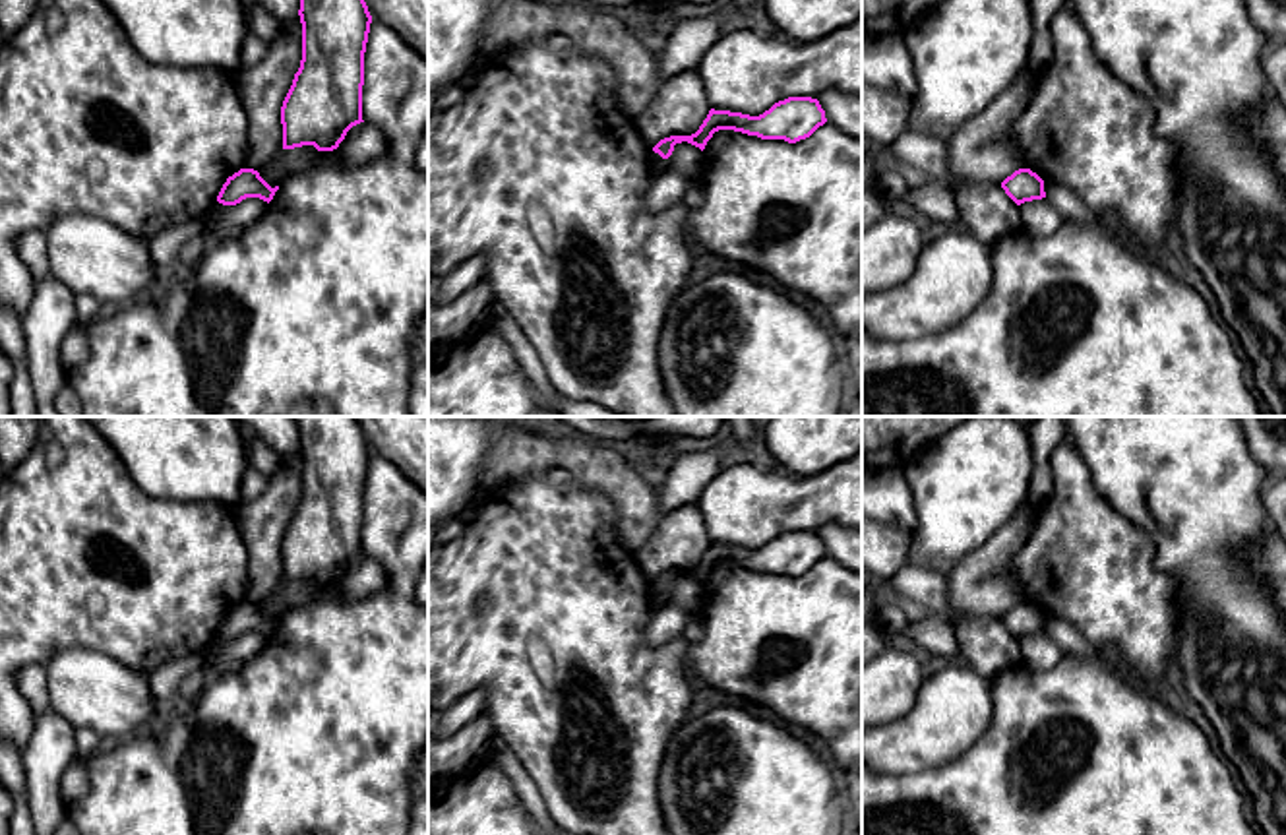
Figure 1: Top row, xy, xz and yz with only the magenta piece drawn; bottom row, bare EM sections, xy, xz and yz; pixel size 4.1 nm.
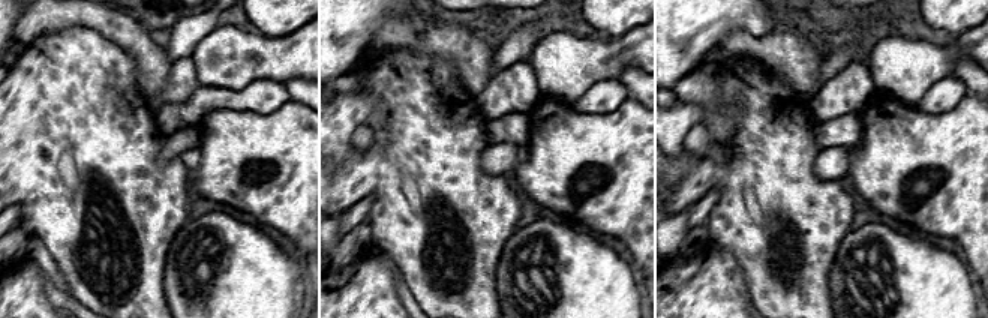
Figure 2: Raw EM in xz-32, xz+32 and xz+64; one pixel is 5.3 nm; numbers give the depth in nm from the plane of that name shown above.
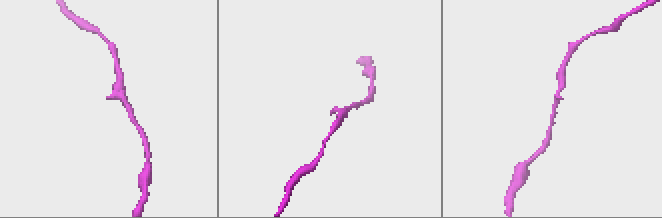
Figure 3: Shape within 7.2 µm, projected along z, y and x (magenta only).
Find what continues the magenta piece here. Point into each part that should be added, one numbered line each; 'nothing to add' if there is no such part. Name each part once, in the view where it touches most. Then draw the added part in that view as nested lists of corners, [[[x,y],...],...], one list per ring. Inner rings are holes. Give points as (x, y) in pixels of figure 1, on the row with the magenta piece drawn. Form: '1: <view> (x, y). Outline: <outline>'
nothing to add

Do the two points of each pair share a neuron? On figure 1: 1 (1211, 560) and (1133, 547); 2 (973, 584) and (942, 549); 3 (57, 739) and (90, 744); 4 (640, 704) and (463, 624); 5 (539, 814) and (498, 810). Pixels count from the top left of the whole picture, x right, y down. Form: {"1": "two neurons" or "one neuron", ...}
{"1": "two neurons", "2": "two neurons", "3": "two neurons", "4": "one neuron", "5": "two neurons"}

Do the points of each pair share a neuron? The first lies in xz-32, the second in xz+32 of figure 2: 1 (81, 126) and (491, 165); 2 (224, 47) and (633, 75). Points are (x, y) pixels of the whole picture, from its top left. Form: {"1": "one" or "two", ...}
{"1": "two", "2": "two"}

